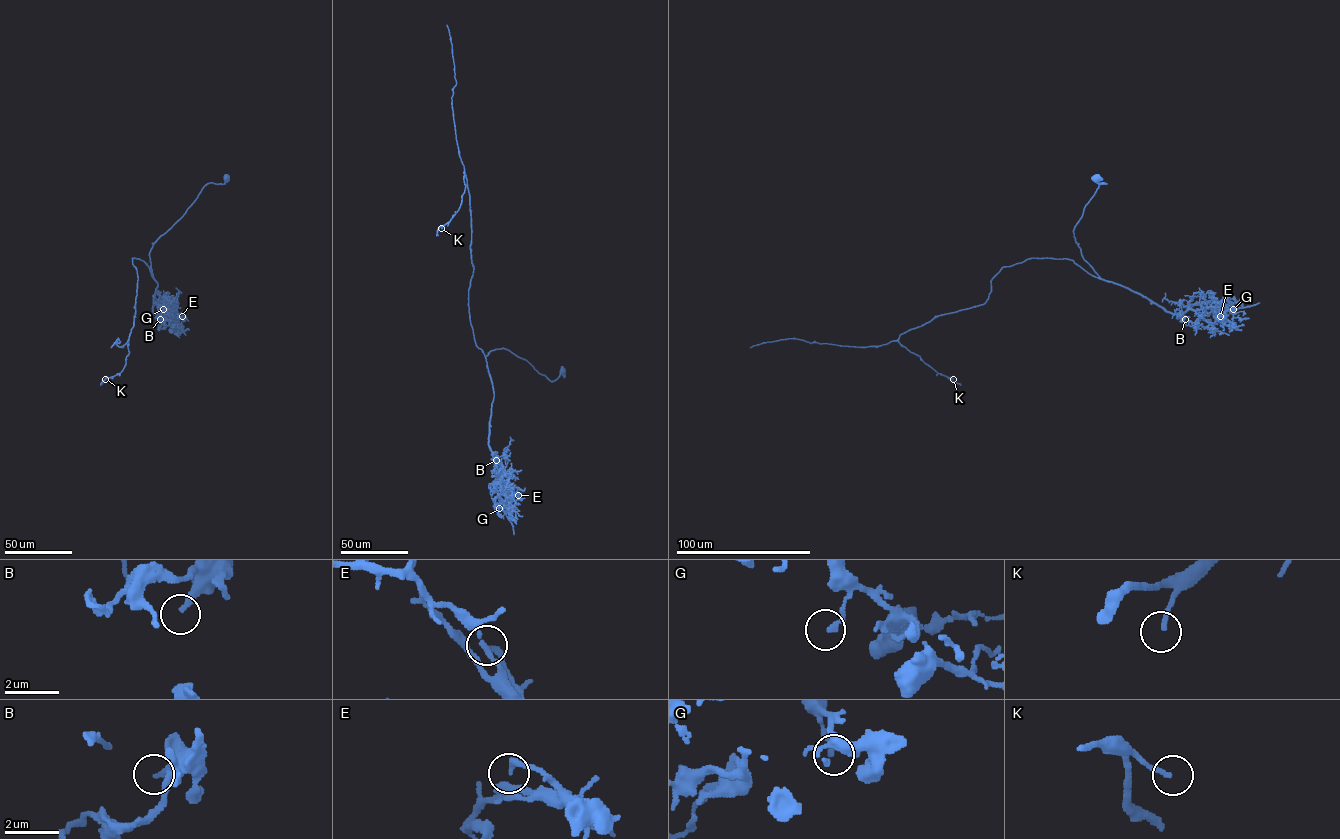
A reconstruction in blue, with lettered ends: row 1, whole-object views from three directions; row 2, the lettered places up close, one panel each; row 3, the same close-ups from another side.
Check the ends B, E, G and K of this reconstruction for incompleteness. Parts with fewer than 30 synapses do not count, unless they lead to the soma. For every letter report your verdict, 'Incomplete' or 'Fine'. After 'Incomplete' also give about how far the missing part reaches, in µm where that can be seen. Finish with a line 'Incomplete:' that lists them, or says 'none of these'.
B: Incomplete. Missing length about 25 µm
E: Fine
G: Fine
K: Fine
Incomplete: B

